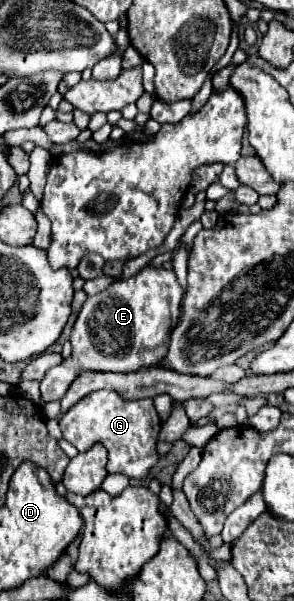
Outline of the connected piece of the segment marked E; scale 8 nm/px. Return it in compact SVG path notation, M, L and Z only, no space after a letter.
M144 267L130 279L114 281L106 291L92 295L80 309L72 329L72 359L46 371L40 381L42 399L60 401L74 377L84 369L132 373L138 369L156 367L168 353L170 333L176 325L176 307L182 301L182 287L174 271L164 267Z

